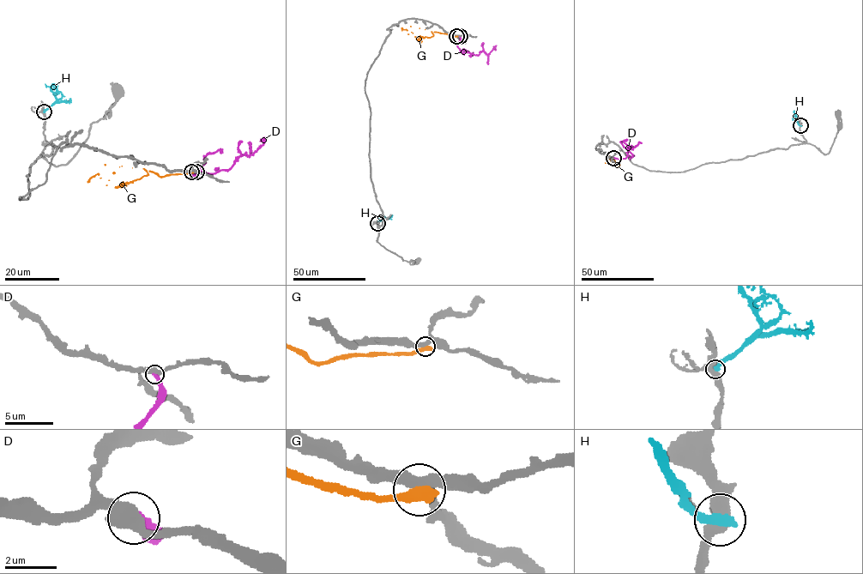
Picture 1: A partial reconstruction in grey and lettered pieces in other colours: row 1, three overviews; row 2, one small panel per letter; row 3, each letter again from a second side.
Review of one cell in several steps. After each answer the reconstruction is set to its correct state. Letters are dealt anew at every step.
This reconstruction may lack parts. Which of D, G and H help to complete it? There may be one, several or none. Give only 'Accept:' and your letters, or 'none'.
Accept: D

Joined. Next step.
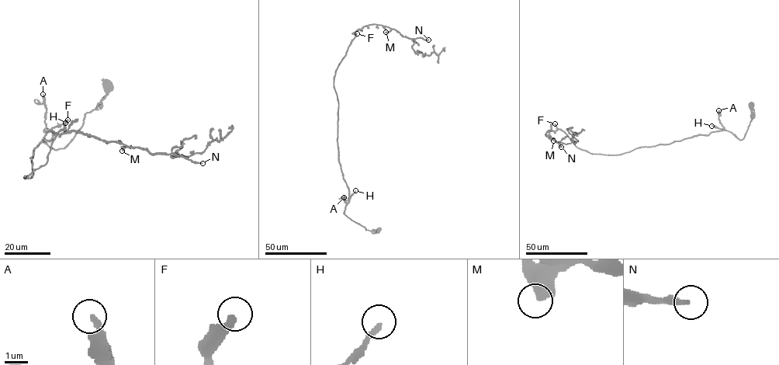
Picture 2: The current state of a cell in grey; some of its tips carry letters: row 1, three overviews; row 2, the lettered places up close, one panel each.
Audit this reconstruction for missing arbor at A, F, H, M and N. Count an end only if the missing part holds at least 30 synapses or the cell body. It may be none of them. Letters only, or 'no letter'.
F, N

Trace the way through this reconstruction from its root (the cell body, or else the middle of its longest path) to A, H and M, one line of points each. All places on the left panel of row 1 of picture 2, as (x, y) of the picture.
A: (108, 85), (105, 96), (85, 115), (74, 137), (57, 149), (43, 142), (50, 130), (45, 123), (43, 94)
H: (108, 85), (105, 96), (85, 115), (74, 137), (63, 148), (49, 147), (43, 142), (47, 130), (65, 123)
M: (108, 85), (65, 147), (46, 133), (24, 177), (62, 130), (132, 147), (122, 151)

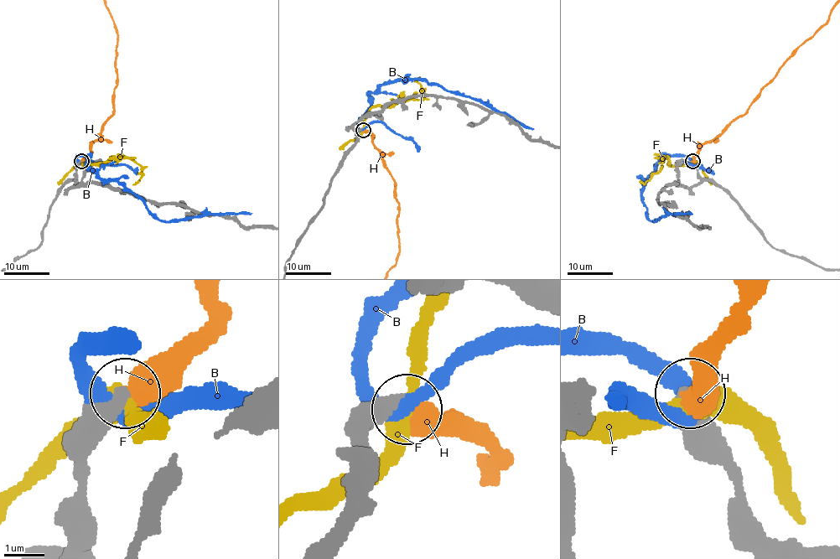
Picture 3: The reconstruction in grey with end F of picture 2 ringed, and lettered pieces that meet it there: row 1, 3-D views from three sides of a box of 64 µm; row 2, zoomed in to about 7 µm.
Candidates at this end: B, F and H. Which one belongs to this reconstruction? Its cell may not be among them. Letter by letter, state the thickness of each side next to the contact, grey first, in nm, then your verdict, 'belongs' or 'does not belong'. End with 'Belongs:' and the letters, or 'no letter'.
B: calibres 600 and 440 nm; does not belong
F: calibres 440 and 380 nm; does not belong
H: calibres 380 and 600 nm; belongs
Belongs: H

